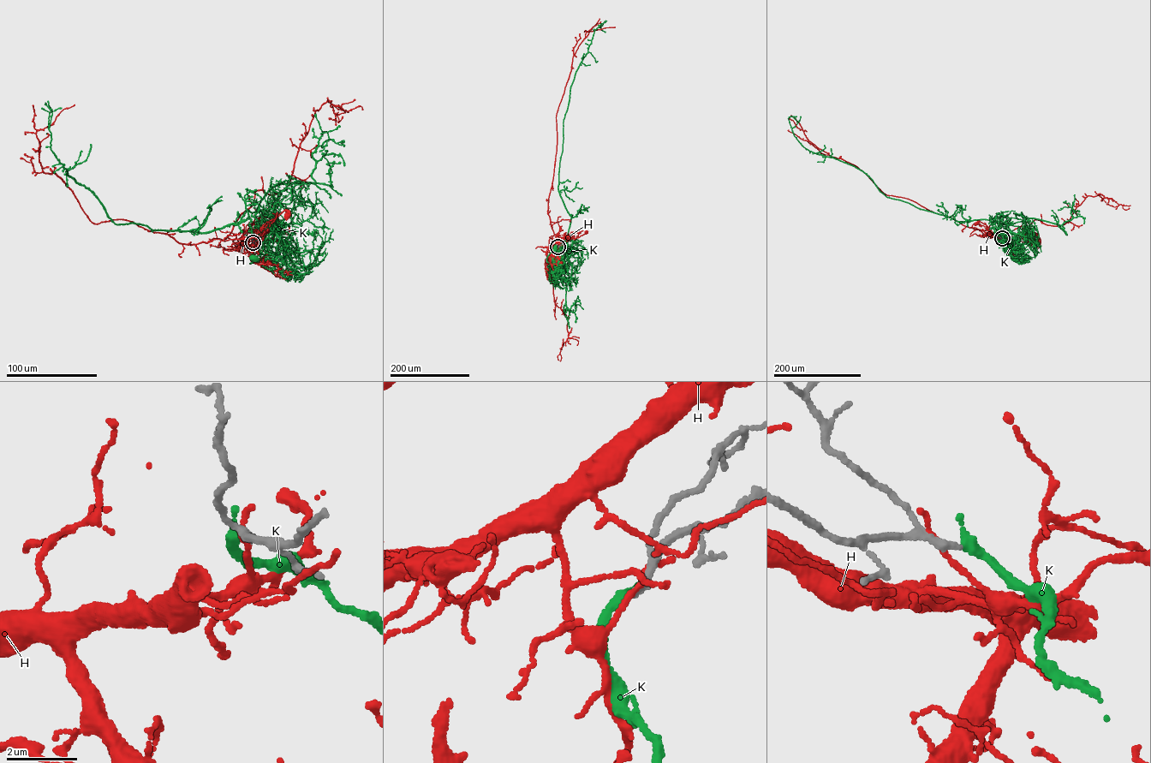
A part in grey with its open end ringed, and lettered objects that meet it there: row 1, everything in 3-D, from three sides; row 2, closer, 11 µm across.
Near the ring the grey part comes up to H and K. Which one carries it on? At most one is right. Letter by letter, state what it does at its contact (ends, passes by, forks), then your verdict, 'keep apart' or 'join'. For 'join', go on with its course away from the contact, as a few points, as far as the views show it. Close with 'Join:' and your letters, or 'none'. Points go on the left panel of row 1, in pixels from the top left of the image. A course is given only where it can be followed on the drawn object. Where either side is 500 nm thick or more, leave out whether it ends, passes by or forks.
H: it ends | keep apart
K: it ends | keep apart
Join: none

